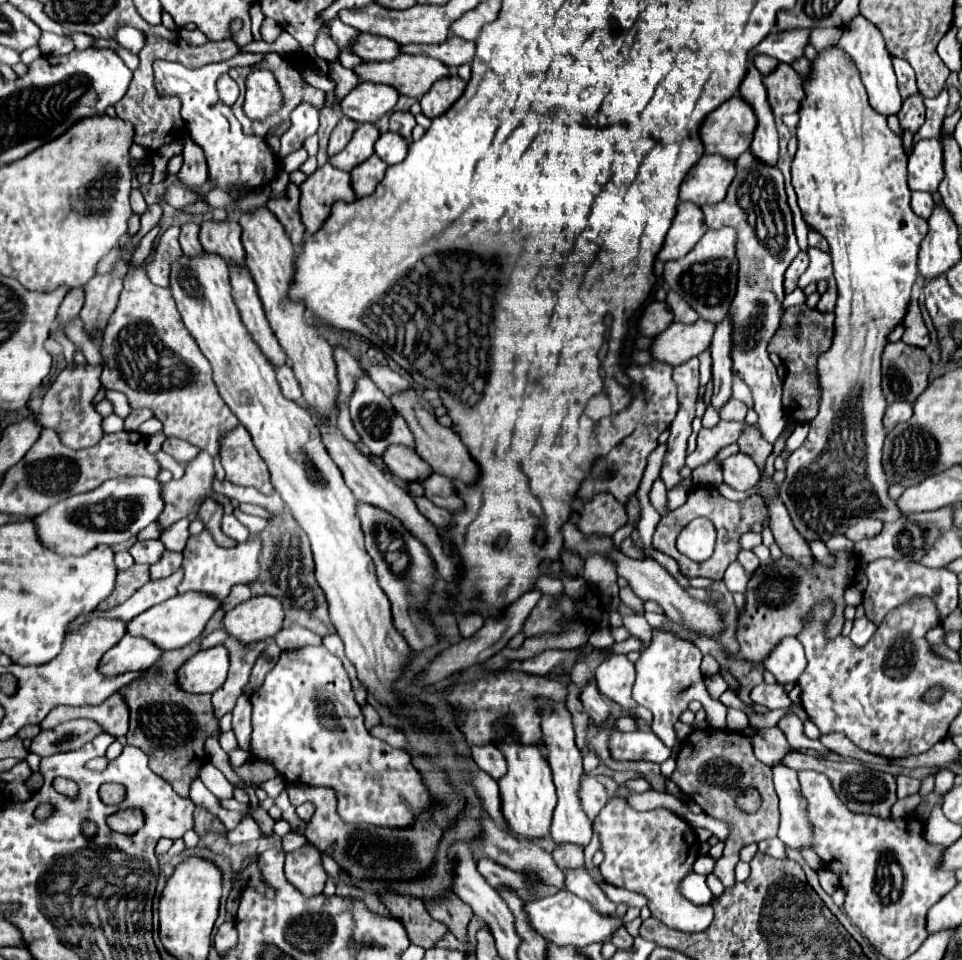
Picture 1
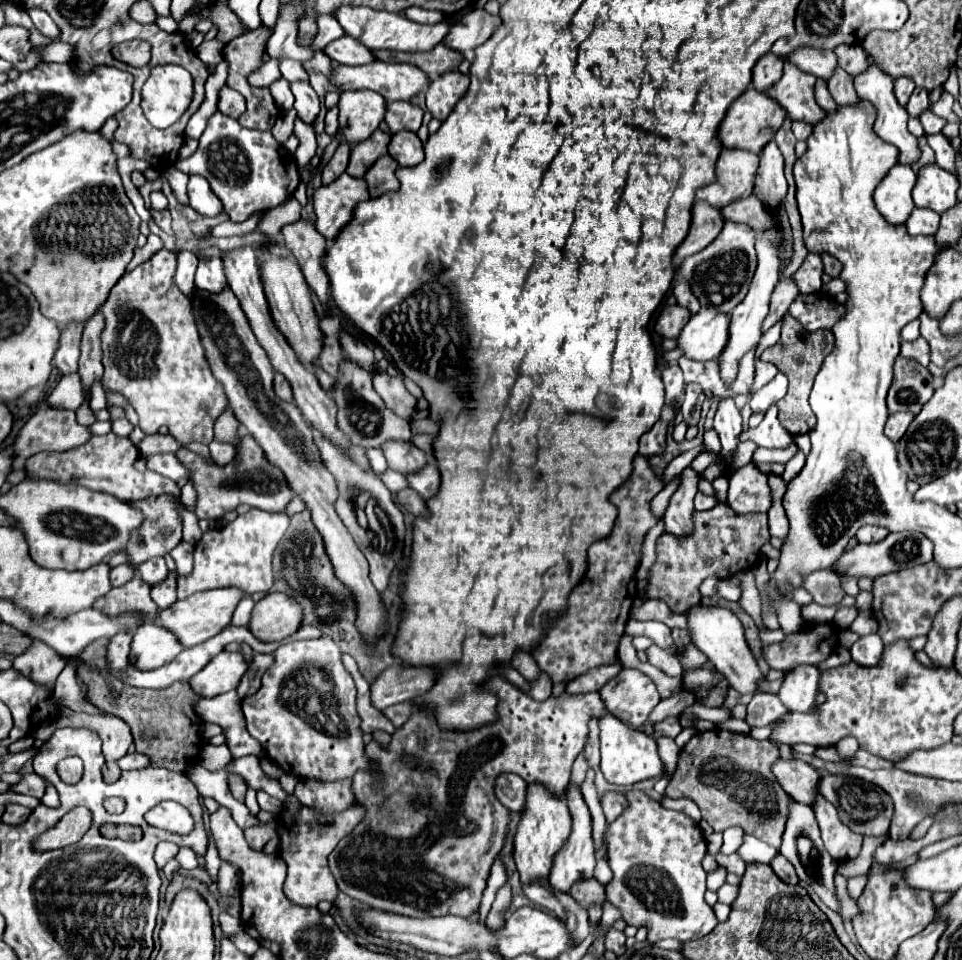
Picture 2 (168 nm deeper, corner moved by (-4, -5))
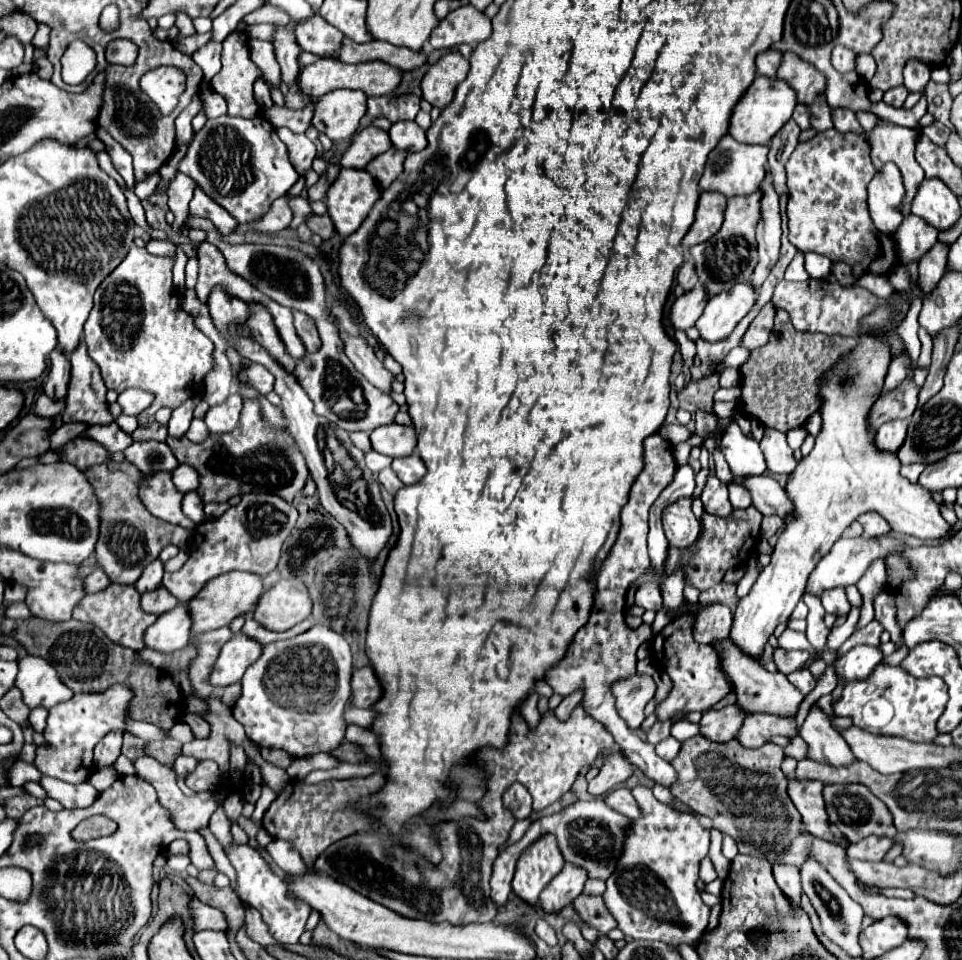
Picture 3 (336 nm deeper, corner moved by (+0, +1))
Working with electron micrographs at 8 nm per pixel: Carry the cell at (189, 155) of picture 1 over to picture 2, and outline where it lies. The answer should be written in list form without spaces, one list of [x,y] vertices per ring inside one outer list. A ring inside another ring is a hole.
[[[197,175],[189,177],[187,195],[189,195],[189,205],[197,213],[201,213],[201,215],[221,213],[221,201],[217,201],[217,197],[213,197],[213,191],[209,189],[209,183],[203,177],[197,177]]]

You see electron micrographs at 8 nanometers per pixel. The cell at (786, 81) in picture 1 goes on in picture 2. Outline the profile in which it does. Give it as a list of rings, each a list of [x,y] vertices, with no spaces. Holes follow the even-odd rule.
[[[785,63],[781,81],[777,81],[777,85],[771,85],[765,93],[769,97],[775,97],[775,101],[785,109],[787,119],[815,125],[825,117],[825,113],[813,97],[813,85],[813,75],[795,69],[791,63]]]

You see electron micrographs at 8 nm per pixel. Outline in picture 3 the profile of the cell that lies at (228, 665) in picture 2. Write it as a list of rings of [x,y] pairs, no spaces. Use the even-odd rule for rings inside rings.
[[[243,633],[233,635],[221,649],[221,655],[211,673],[211,685],[227,687],[237,683],[245,669],[261,657],[261,649],[261,643],[255,643],[255,639],[249,639]]]

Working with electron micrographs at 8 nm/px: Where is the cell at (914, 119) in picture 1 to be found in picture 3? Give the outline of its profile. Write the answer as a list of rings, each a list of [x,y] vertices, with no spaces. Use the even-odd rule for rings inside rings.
[[[909,59],[905,65],[903,77],[905,77],[905,87],[909,91],[923,91],[931,75],[931,67],[927,63],[921,63],[919,59]]]

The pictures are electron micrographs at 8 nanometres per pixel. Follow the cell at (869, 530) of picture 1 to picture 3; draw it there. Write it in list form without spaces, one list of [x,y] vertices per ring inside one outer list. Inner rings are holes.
[[[869,511],[865,515],[859,515],[857,521],[863,525],[863,529],[865,529],[863,535],[865,537],[881,537],[881,535],[885,535],[885,533],[891,531],[889,523],[881,515],[877,515],[875,511]]]

